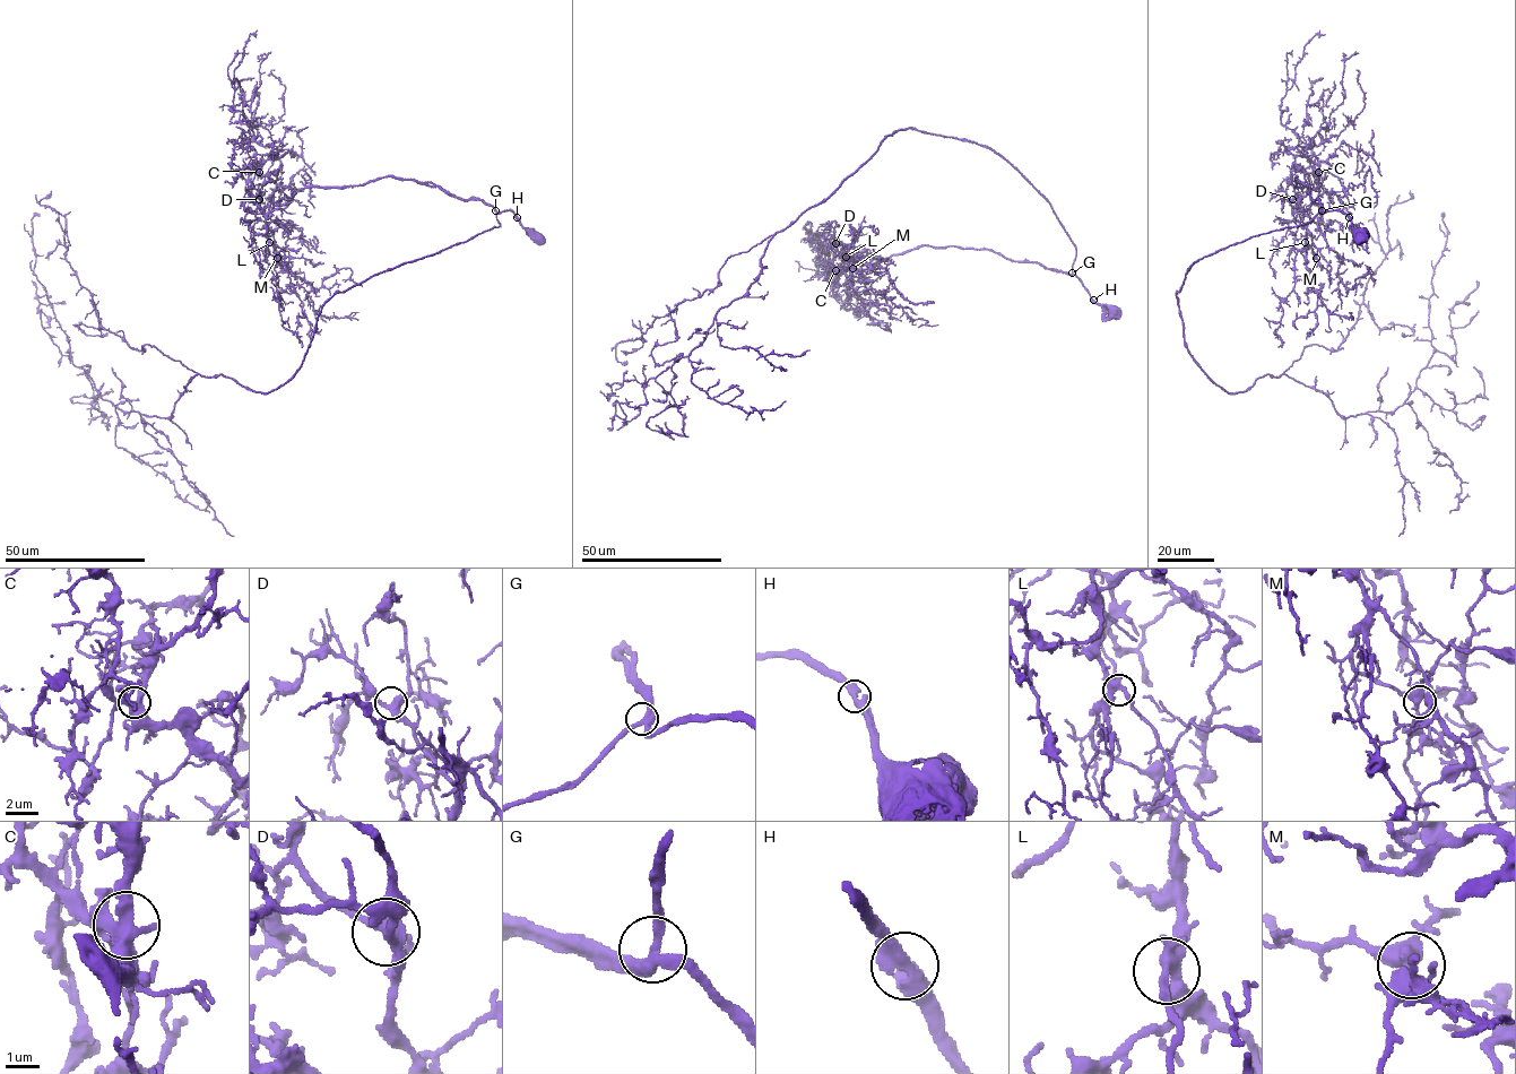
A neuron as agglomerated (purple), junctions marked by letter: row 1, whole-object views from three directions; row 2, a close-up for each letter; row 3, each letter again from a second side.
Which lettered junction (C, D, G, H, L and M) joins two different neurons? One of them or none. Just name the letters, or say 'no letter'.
no letter

